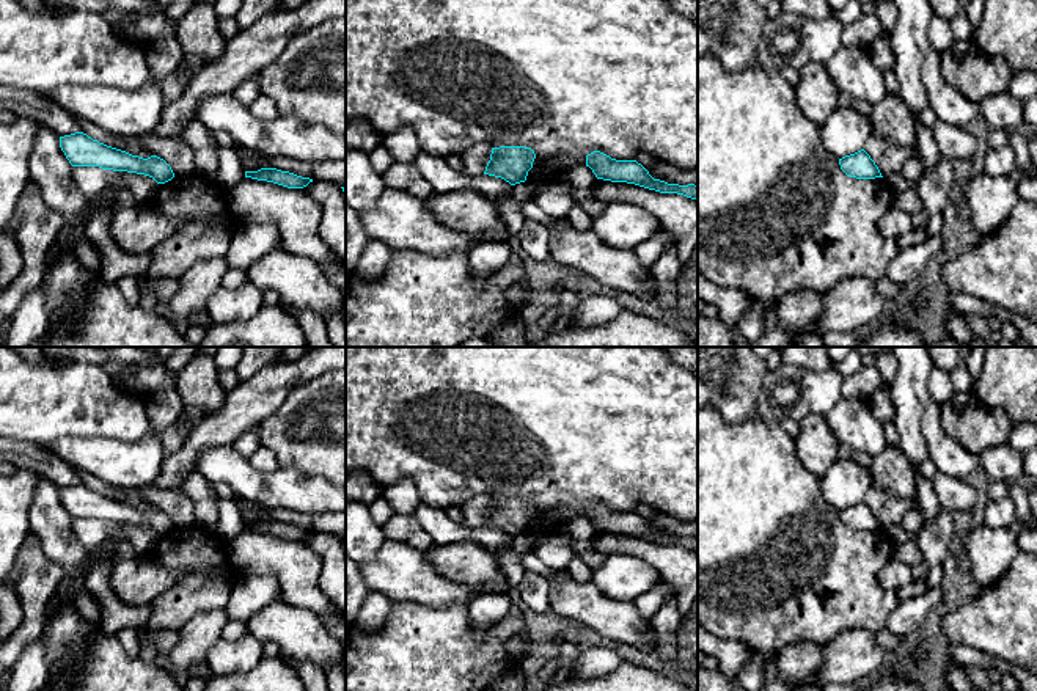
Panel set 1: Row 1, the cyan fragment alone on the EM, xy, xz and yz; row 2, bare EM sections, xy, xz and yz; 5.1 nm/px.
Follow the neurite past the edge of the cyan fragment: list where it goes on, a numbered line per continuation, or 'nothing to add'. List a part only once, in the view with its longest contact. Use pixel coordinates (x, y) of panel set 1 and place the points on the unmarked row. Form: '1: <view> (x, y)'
nothing to add

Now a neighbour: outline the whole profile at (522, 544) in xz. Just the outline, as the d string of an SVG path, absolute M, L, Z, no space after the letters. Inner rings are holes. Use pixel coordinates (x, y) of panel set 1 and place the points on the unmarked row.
M525 532L520 536L512 537L512 551L508 554L501 554L501 553L495 553L497 556L497 562L500 564L500 567L504 570L506 579L509 581L509 584L515 589L518 589L518 586L523 581L523 565L520 562L520 556L533 551L534 545L531 537Z

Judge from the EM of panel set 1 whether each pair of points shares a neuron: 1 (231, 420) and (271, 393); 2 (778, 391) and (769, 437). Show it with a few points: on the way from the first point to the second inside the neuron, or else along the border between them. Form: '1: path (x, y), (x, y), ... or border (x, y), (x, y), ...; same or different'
1: path (241, 412), (261, 394); same
2: border (758, 415), (767, 421), (778, 423); different

